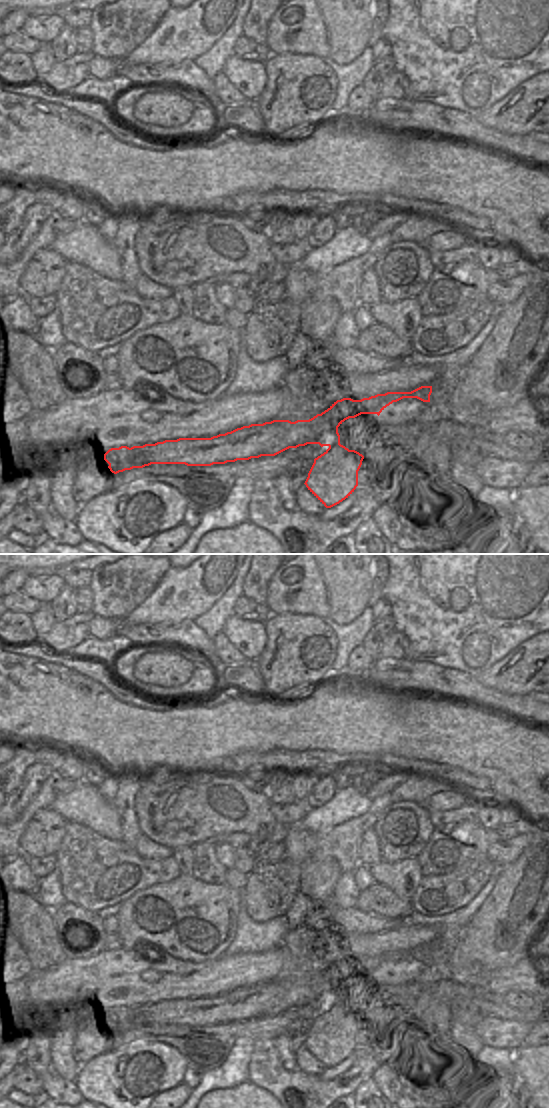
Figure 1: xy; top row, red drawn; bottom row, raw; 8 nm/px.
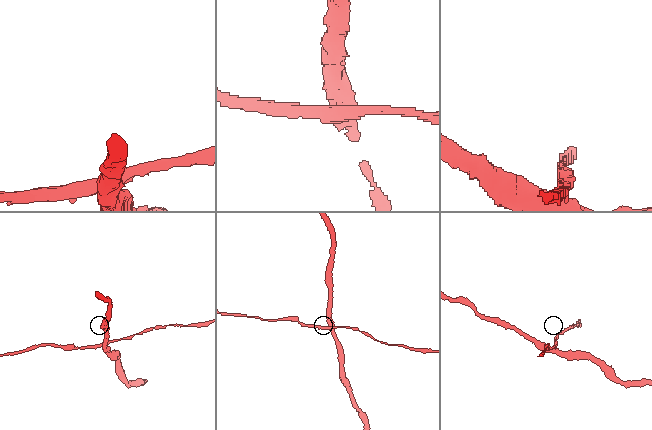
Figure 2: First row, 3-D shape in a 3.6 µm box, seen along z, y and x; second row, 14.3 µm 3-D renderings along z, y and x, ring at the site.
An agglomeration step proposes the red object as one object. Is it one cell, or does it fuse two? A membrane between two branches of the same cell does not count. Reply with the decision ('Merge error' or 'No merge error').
Merge error

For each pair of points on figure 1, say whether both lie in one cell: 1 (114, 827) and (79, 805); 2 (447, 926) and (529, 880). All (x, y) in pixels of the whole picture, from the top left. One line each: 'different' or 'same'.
1: same
2: different

